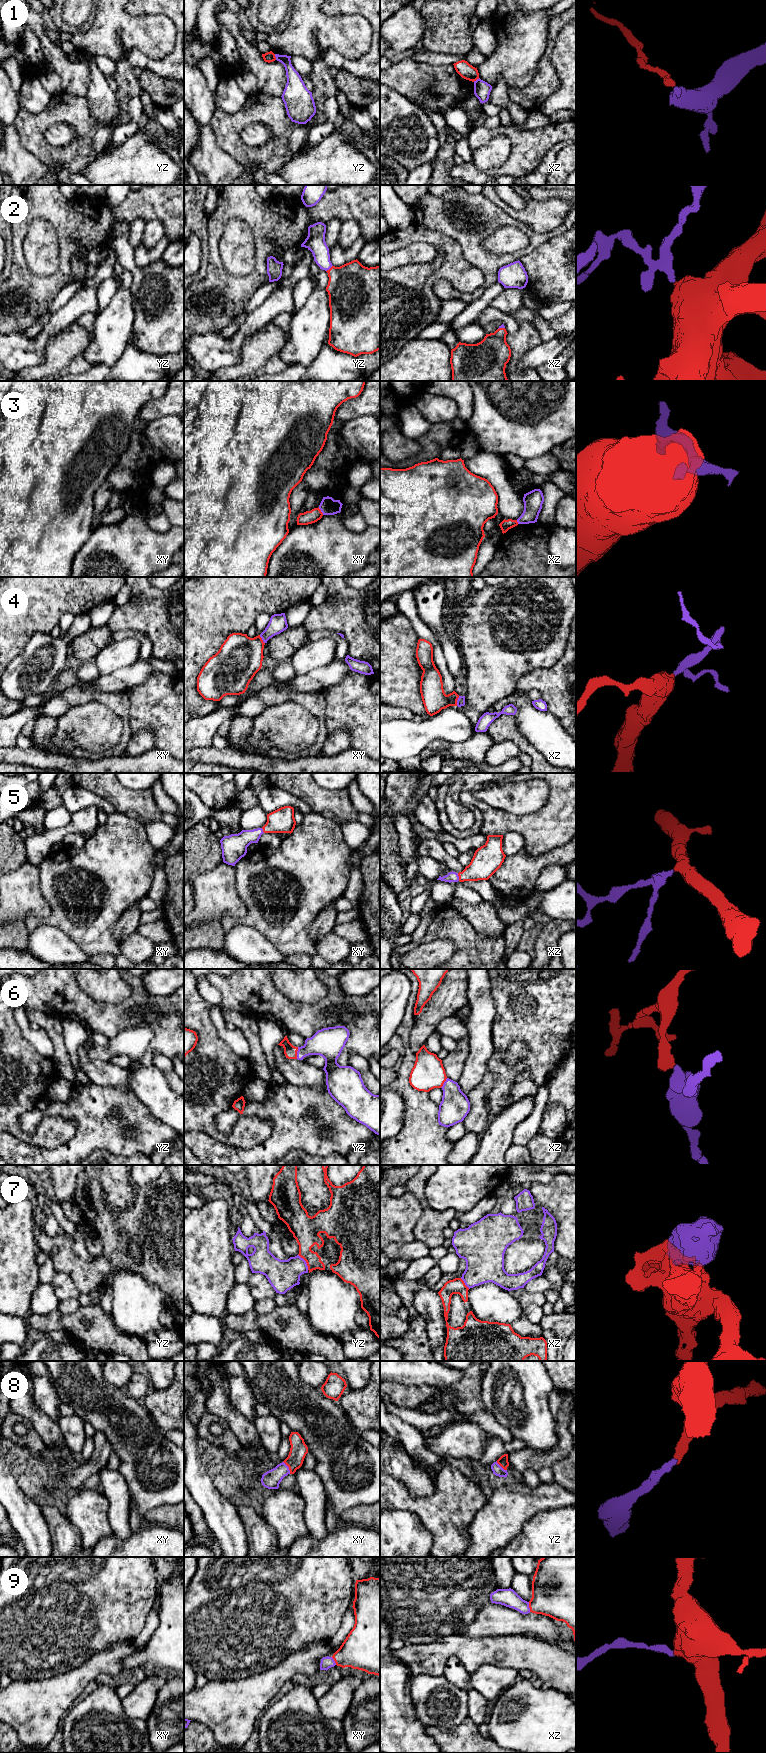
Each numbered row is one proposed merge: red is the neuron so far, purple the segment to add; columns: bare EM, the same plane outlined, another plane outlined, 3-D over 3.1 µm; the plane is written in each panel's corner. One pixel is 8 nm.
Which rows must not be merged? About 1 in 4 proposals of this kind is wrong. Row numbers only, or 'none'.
1, 3

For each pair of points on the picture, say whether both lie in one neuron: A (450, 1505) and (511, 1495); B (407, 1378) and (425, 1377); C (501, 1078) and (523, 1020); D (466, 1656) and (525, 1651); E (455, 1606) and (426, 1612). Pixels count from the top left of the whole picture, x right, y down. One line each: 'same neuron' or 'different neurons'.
A: different neurons
B: same neuron
C: same neuron
D: same neuron
E: same neuron

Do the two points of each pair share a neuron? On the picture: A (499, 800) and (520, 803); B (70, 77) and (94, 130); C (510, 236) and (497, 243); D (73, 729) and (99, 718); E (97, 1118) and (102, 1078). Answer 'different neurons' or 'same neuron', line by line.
A: same neuron
B: different neurons
C: same neuron
D: same neuron
E: different neurons

